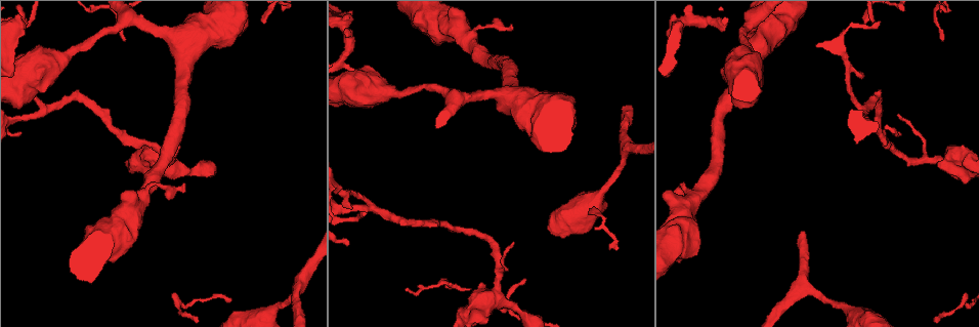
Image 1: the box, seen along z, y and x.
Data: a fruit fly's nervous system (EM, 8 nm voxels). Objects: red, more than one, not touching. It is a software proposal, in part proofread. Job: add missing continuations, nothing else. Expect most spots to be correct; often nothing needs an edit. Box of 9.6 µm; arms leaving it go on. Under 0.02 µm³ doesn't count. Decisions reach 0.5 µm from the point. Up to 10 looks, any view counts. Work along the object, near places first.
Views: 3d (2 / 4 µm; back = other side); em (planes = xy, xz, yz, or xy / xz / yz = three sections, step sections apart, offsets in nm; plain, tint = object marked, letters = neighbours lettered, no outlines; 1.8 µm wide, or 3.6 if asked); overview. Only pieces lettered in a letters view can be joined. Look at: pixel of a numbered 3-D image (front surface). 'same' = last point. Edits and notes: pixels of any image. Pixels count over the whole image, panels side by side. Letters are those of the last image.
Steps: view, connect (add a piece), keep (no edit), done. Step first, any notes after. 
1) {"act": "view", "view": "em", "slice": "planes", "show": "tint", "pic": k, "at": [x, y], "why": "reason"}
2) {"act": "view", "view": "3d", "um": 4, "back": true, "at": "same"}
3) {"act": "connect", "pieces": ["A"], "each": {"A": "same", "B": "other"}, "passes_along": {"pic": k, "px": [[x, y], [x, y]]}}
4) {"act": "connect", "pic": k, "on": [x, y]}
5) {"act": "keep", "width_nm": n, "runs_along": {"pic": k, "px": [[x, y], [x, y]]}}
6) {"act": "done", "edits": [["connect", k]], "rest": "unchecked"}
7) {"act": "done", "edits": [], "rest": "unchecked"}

{"act": "view", "view": "em", "um": 3.6, "slice": "planes", "show": "letters", "pic": 1, "at": [18, 82], "why": "calibre changes"}

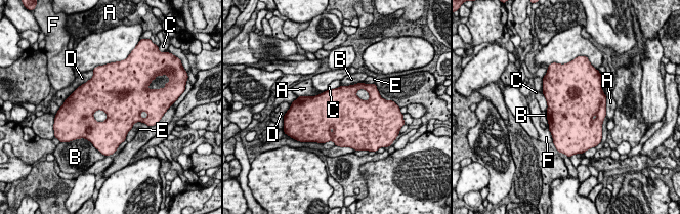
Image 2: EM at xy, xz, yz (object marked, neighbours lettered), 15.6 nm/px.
{"act": "keep", "each": {"A": "other", "B": "other", "C": "other", "D": "other", "E": "other", "F": "other"}, "found": "none of them fits"}

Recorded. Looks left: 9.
{"act": "view", "view": "3d", "um": 4, "pic": 1, "at": [353, 71], "why": "an open end"}

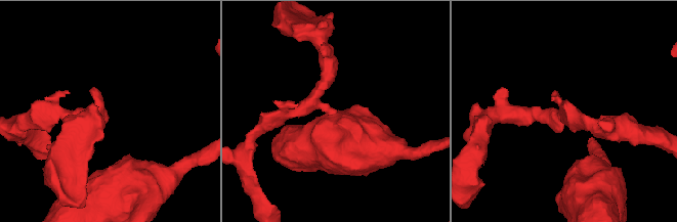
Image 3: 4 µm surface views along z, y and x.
{"act": "view", "view": "em", "slice": "xy", "step": 8, "show": "letters", "pic": 3, "at": [336, 112], "arm_widths_nm": [220, 280], "why": "shape alone is not enough"}

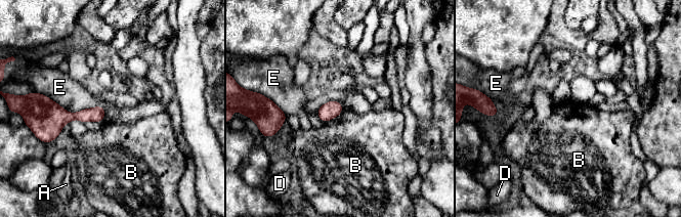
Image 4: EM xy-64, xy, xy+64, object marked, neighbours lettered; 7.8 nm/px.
{"act": "keep", "longest_contact_nm": ["E", 550], "each": {"A": "other", "B": "other", "D": "other", "E": "other"}, "border": {"pic": 4, "px": [[343, 107], [337, 116], [323, 122]]}, "found": "no lettered piece goes on from it"}

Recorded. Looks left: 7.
{"act": "view", "view": "em", "slice": "planes", "show": "letters", "pic": 1, "at": [340, 12], "why": "an open end"}

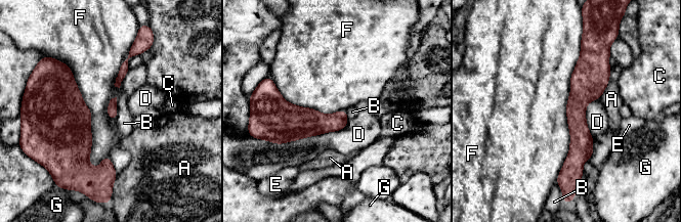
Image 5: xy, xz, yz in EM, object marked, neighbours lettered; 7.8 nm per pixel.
{"act": "keep", "longest_contact_nm": ["F", 1100], "each": {"A": "other", "B": "other", "C": "other", "D": "other", "E": "other", "F": "other", "G": "other"}, "border": {"pic": 5, "px": [[581, 42], [555, 181]]}, "found": "none of them fits"}

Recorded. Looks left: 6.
{"act": "view", "view": "3d", "um": 4, "pic": 1, "at": [864, 76], "why": "tapers out"}

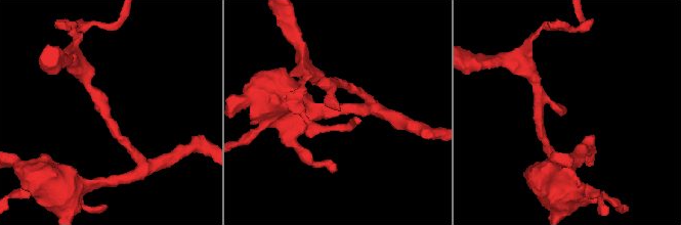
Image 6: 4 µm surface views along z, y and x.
{"act": "view", "view": "em", "slice": "planes", "show": "tint", "pic": 6, "at": [339, 109]}

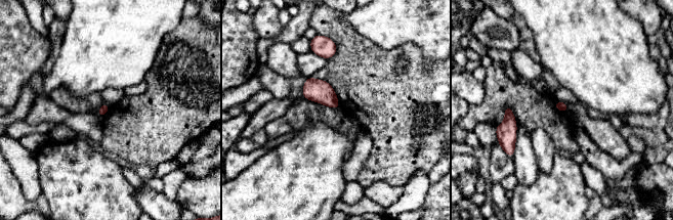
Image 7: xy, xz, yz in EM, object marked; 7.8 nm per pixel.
{"act": "view", "view": "em", "slice": "planes", "show": "letters", "at": "same", "why": "what lies round it"}

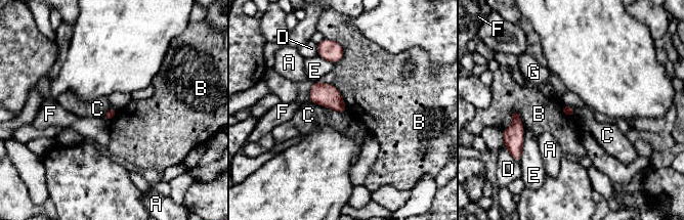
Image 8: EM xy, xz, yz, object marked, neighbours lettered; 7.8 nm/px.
{"act": "keep", "longest_contact_nm": ["C", 280], "each": {"A": "other", "B": "other", "C": "other", "D": "other", "E": "other", "F": "other", "G": "other"}, "found": "no lettered piece goes on from it"}

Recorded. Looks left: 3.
{"act": "done", "edits": [], "rest": "unchecked"}

